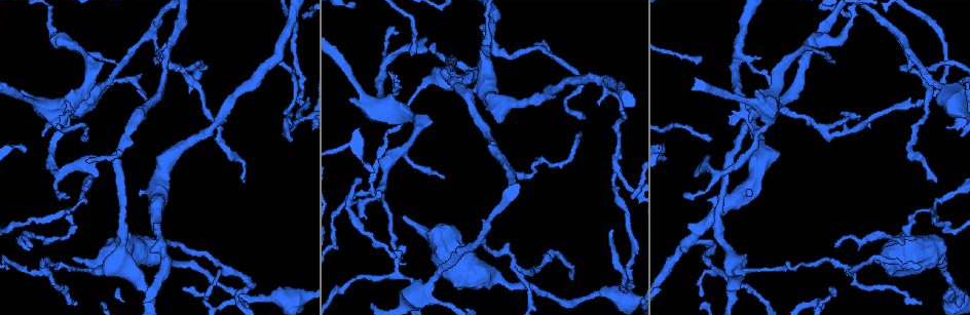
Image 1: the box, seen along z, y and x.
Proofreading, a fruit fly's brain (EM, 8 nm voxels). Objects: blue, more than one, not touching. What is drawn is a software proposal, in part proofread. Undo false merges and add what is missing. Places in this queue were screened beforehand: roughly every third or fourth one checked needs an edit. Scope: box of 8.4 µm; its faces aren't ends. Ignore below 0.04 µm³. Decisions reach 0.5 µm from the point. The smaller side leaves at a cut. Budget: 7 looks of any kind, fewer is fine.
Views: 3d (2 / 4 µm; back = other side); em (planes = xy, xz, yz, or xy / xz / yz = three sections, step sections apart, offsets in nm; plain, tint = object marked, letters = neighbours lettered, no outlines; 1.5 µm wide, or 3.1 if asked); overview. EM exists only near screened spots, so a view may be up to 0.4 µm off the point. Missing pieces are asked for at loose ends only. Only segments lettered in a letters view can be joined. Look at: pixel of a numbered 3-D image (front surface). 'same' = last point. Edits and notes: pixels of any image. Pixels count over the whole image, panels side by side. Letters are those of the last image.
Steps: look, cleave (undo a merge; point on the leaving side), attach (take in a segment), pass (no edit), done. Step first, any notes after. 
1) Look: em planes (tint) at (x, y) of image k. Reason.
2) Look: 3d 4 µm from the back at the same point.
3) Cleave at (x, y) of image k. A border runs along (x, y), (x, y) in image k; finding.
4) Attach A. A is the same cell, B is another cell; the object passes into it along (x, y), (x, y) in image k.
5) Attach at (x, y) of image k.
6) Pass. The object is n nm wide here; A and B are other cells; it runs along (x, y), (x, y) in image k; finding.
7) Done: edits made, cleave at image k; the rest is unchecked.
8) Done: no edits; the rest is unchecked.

Look: em yz step 4 (tint) at (288, 132) of image 1. Thin neck.

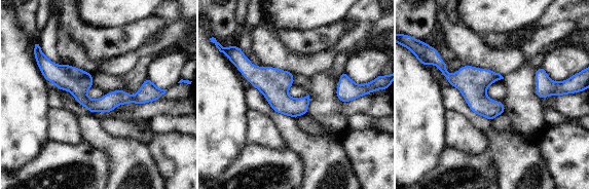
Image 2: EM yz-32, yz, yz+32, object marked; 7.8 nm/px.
Look: em planes (letters) at the same point. Another direction.

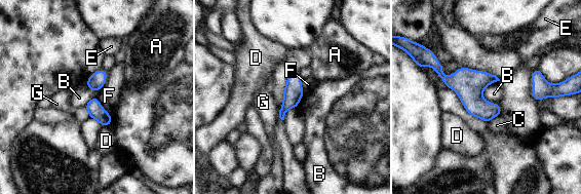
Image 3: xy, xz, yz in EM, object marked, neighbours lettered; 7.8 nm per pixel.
Pass. The object is 140 nm wide here; the longest contact is with F, 220 nm; A, B, C, D, E, F and G are other cells; one cell here.

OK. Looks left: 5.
Look: em planes (tint) at (71, 259) of image 1. Branch stops here.

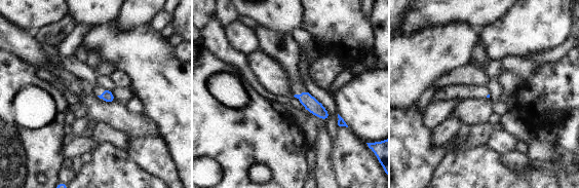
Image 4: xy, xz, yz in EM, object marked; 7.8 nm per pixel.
Look: em planes (letters) at the same point. See the neighbours.

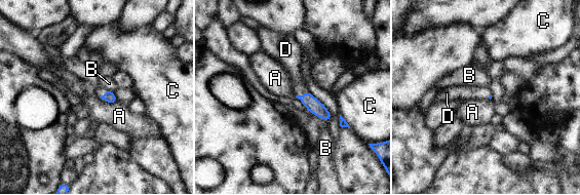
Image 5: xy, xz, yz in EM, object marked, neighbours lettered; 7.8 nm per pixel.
Attach D. The longest contact is with A, 160 nm; D is the same cell, A, B and C are other cells; the object passes into it along (315, 107), (302, 94), (293, 65) in image 5; the cell continues.

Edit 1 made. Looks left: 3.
Look: overview. See it whole again.

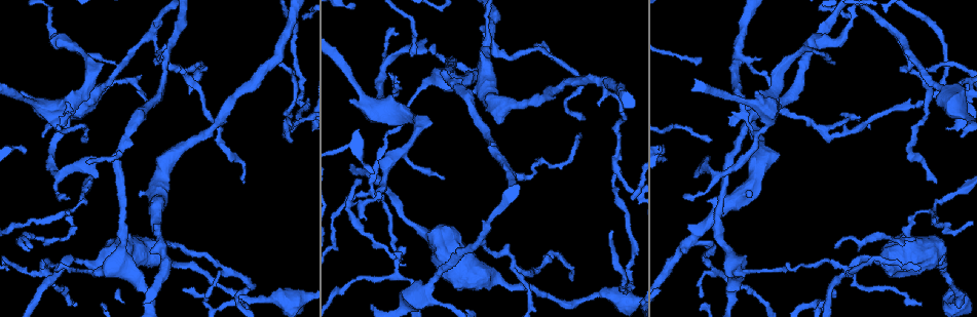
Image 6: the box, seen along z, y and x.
Look: 3d 2 µm at (762, 300) of image 6. Sharp bend.

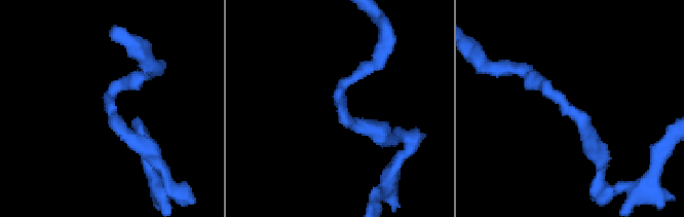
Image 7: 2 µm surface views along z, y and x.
Look: em planes (letters) at (565, 102) of image 7. Need the tissue.

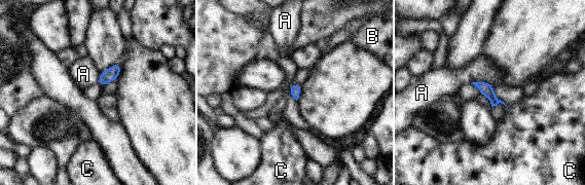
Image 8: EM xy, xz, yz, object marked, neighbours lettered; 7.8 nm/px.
Pass. A, B and C are other cells; a border runs along (470, 83), (485, 81), (492, 85) in image 8; one cell here.

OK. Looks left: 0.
Done: edits made, attach at image 5; the rest is unchecked.

